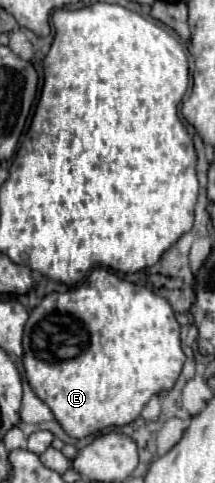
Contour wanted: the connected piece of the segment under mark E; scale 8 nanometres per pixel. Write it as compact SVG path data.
M95 267L85 283L81 283L81 285L77 285L77 287L65 291L65 293L49 293L29 315L29 321L25 325L23 349L25 349L23 365L25 365L25 375L27 375L27 381L29 381L31 389L37 393L37 397L45 405L49 405L49 409L53 411L53 415L61 423L61 427L67 431L67 435L71 435L75 439L89 437L89 435L93 435L93 433L97 433L105 427L121 427L121 425L127 425L133 419L137 419L141 409L147 405L147 401L153 395L159 395L163 391L173 389L173 385L175 385L175 381L177 381L177 377L183 369L183 363L185 363L185 353L181 349L181 325L177 323L169 301L155 295L147 287L139 287L135 283L129 283L129 281L117 277L113 271L109 271L105 267Z

